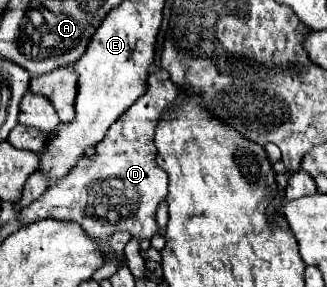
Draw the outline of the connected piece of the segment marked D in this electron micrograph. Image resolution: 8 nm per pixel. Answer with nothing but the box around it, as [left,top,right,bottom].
[18,69,178,241]

